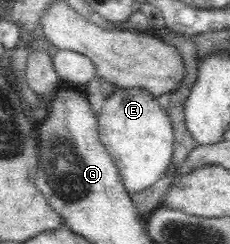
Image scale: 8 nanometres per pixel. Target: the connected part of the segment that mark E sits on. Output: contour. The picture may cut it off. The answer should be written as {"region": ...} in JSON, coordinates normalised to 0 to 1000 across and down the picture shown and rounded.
{"region":[[[504,369],[448,418],[426,475],[430,574],[487,648],[543,779],[617,791],[678,758],[757,648],[757,549],[735,475],[635,369]]]}

